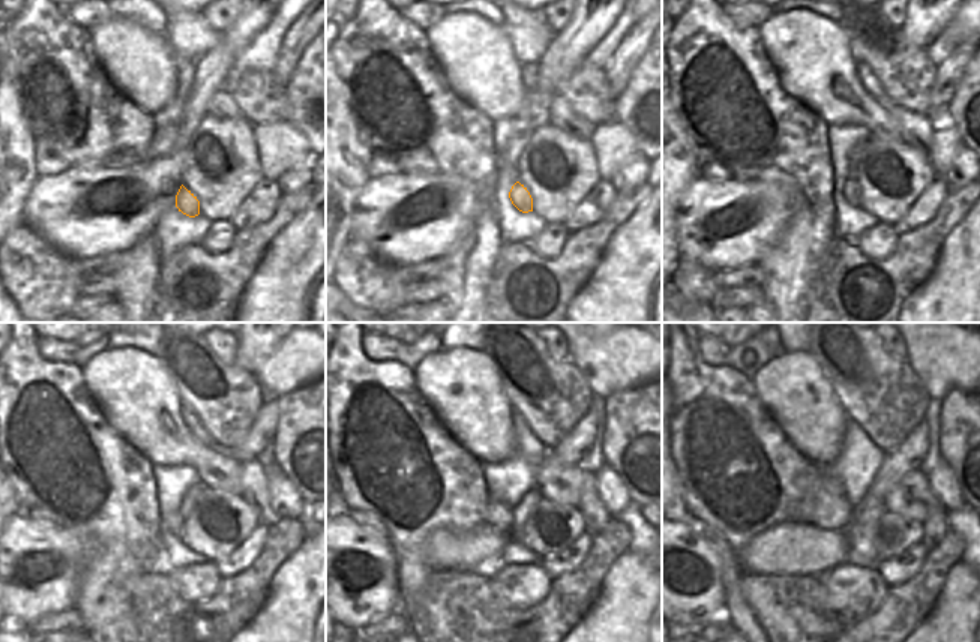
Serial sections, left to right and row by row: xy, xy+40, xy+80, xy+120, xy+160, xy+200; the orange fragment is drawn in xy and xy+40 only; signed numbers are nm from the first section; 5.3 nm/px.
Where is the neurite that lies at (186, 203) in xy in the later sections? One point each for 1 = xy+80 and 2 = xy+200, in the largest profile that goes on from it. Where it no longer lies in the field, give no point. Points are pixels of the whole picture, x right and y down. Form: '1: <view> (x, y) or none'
1: xy+80 (851, 188)
2: xy+200 (826, 506)

